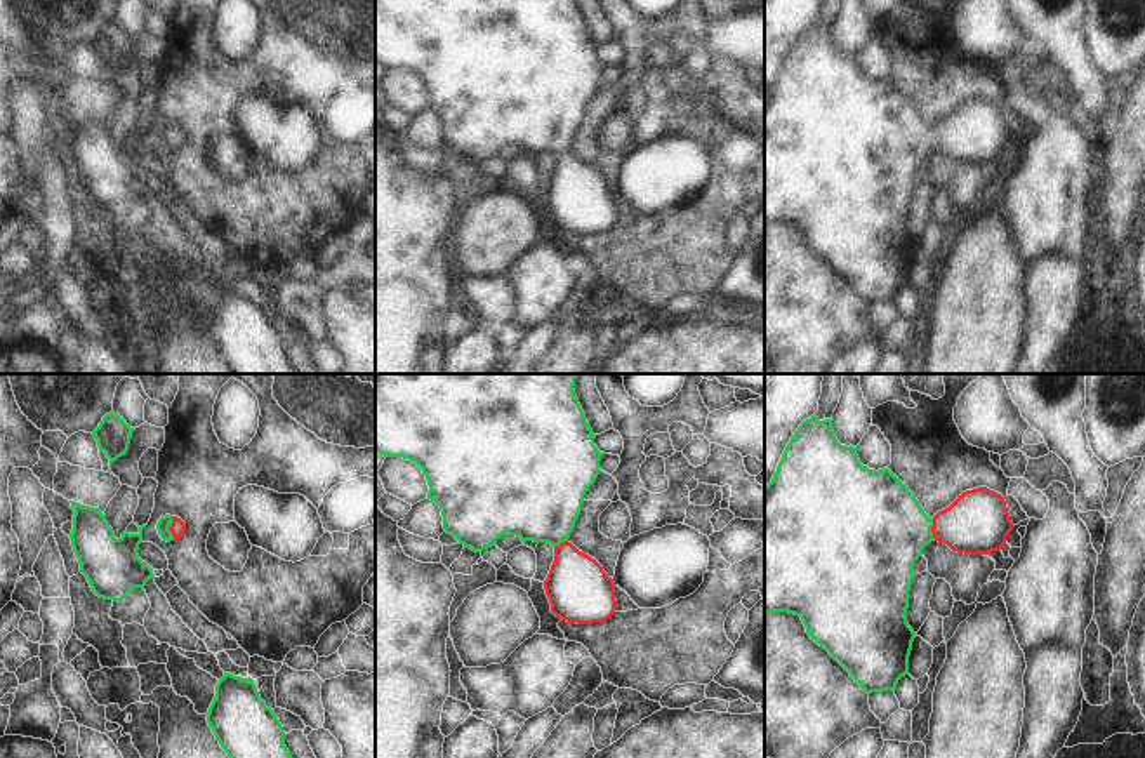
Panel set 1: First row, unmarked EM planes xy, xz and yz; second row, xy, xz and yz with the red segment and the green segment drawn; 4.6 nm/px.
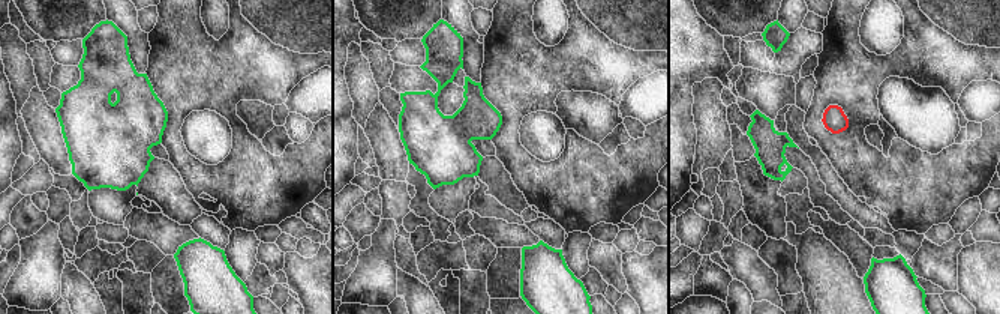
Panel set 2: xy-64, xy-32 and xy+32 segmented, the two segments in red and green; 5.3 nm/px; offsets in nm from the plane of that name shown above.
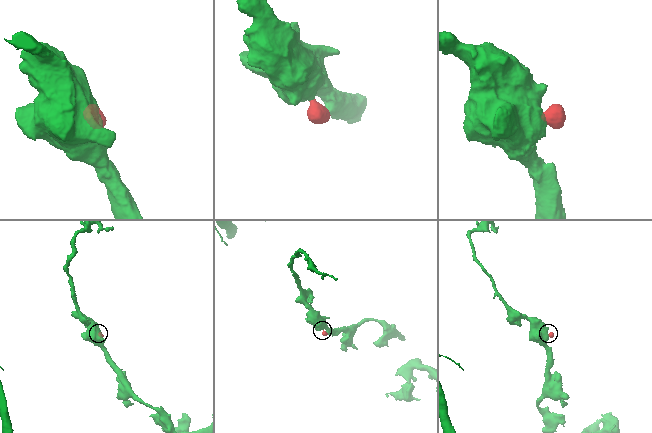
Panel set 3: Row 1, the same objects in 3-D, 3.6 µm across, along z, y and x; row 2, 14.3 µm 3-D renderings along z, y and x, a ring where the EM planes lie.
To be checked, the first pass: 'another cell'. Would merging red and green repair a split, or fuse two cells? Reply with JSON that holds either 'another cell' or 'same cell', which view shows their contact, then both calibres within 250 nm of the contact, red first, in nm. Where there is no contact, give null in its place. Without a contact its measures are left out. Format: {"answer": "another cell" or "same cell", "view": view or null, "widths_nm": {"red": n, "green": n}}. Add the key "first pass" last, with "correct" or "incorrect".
{"answer": "same cell", "view": "xy", "widths_nm": {"red": 70, "green": 60}, "first pass": "incorrect"}

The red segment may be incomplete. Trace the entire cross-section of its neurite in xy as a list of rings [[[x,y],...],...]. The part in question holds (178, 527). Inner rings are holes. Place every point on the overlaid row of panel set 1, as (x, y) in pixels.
[[[165,515],[158,520],[156,530],[163,541],[170,542],[184,535],[186,523],[177,516]]]

